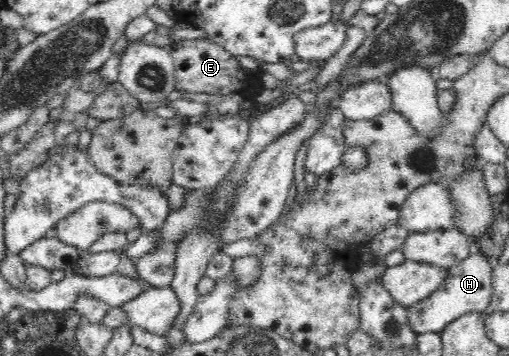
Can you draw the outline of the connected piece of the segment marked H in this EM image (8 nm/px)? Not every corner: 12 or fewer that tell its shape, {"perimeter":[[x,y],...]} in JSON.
{"perimeter":[[473,248],[432,295],[407,309],[418,334],[440,333],[490,303],[493,270]]}

